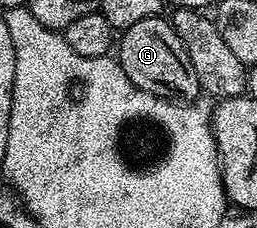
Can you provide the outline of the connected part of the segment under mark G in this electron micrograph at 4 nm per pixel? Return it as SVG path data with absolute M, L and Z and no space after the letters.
M156 16L122 31L117 42L117 61L137 89L157 98L187 100L183 98L195 98L201 93L197 66L193 54L187 50L190 50L188 43L180 40L170 21Z

